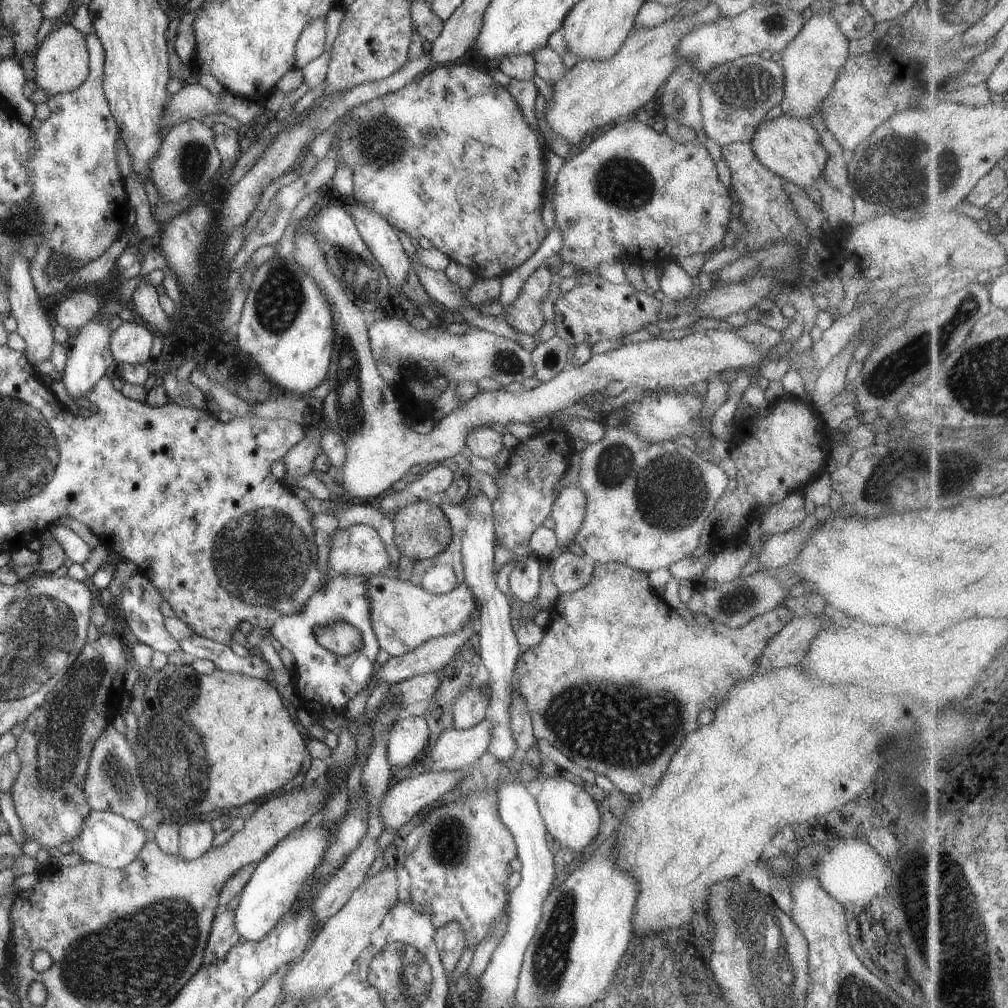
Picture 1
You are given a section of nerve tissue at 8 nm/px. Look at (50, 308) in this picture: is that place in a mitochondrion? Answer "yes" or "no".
no

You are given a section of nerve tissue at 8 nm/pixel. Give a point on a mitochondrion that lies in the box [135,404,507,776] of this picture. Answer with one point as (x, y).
(261, 548)

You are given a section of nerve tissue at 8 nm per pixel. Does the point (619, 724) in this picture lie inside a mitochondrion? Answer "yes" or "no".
yes

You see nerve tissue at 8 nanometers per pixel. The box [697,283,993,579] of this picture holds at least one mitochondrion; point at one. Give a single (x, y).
(916, 355)

